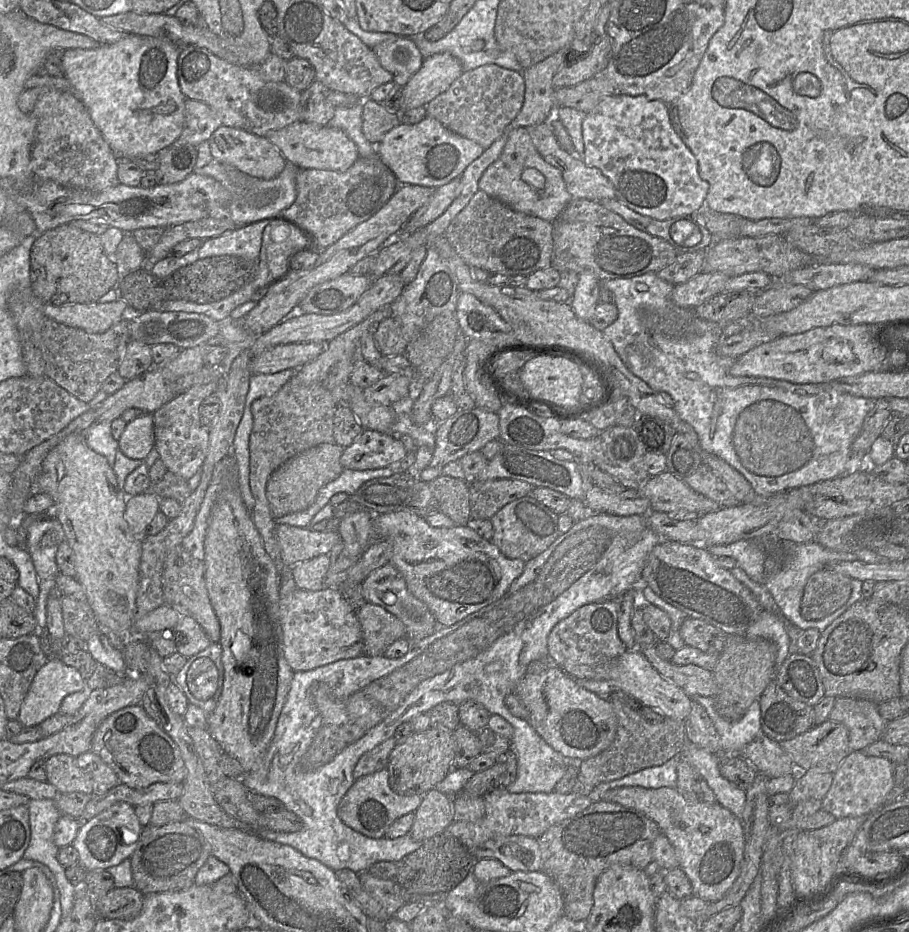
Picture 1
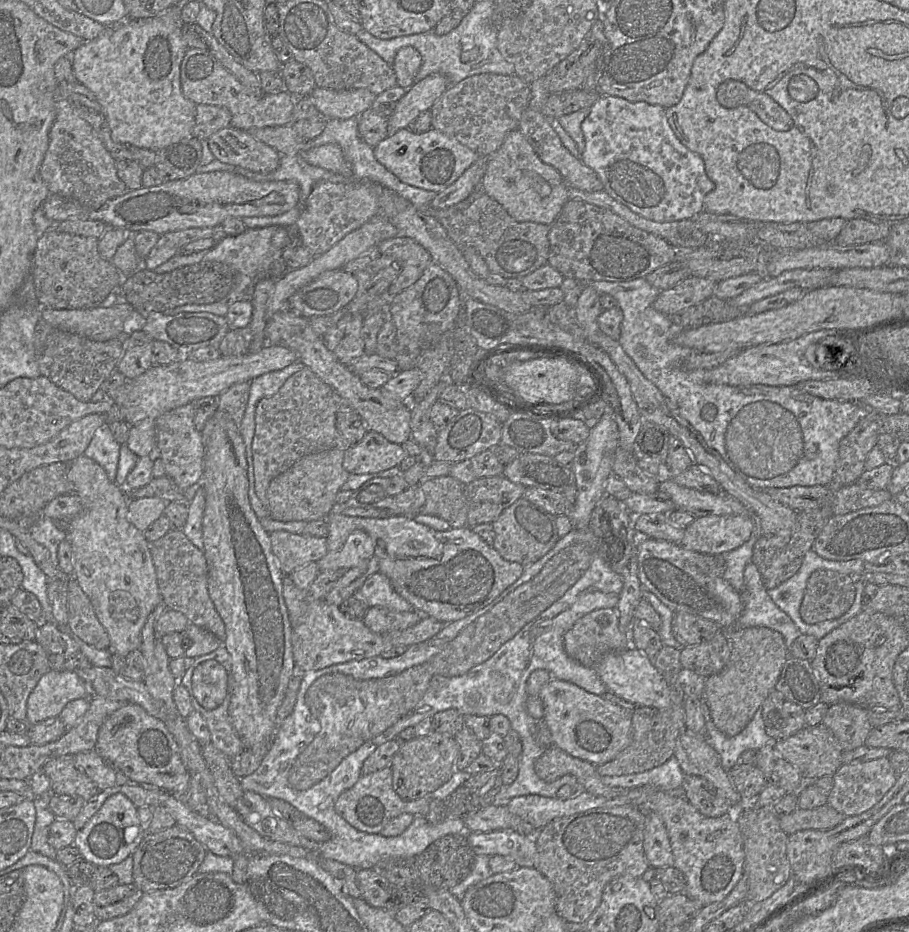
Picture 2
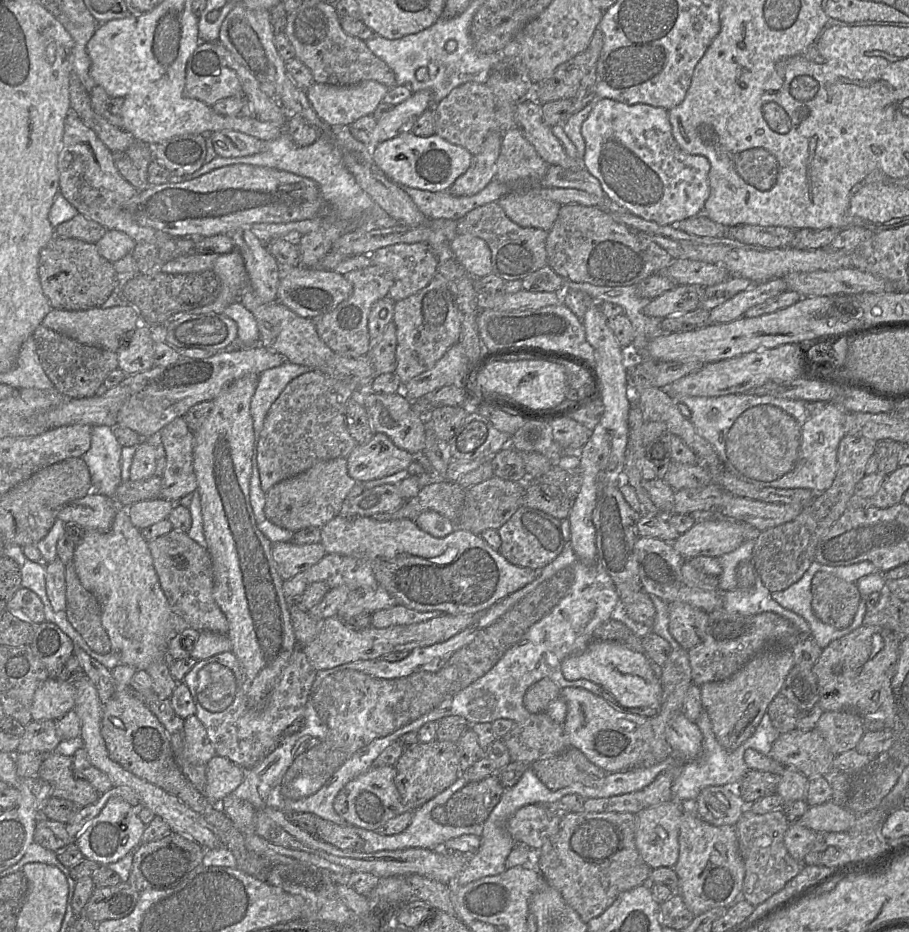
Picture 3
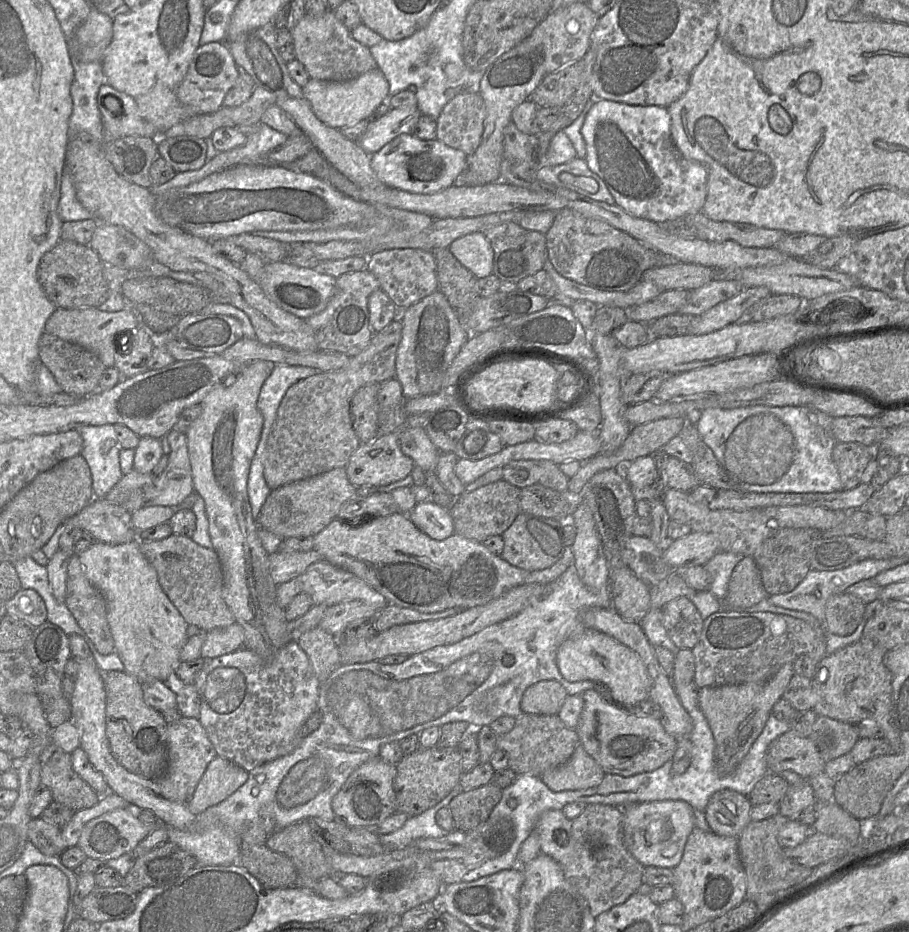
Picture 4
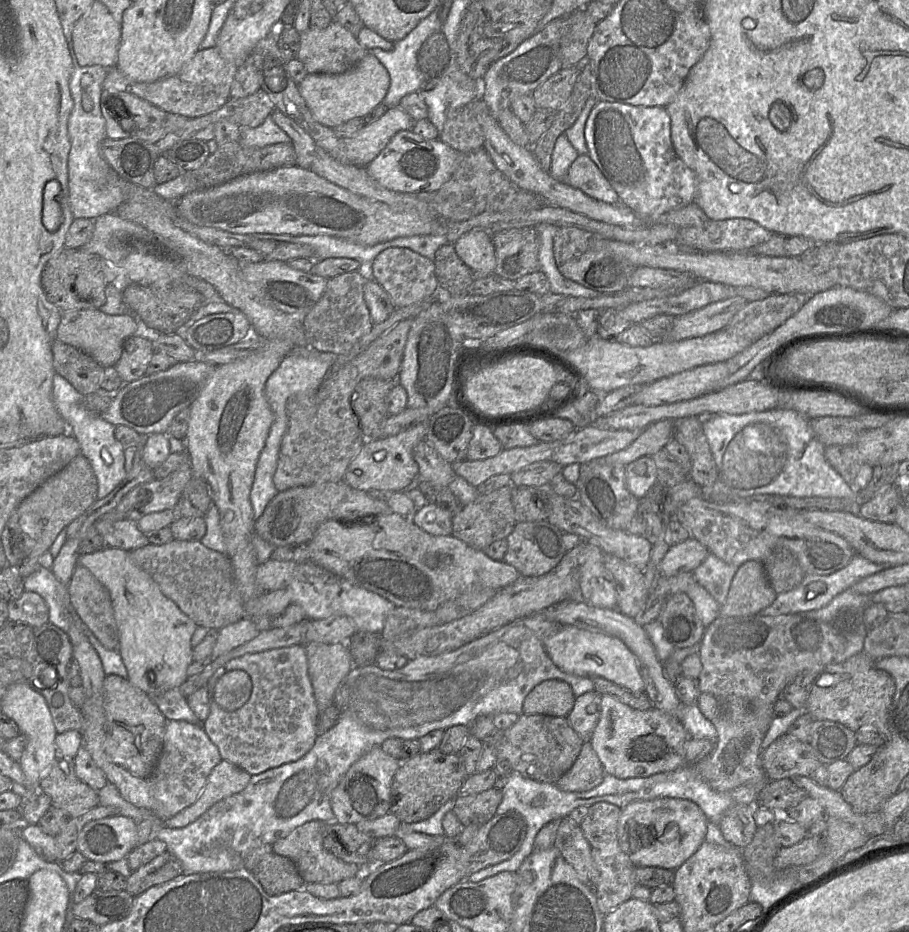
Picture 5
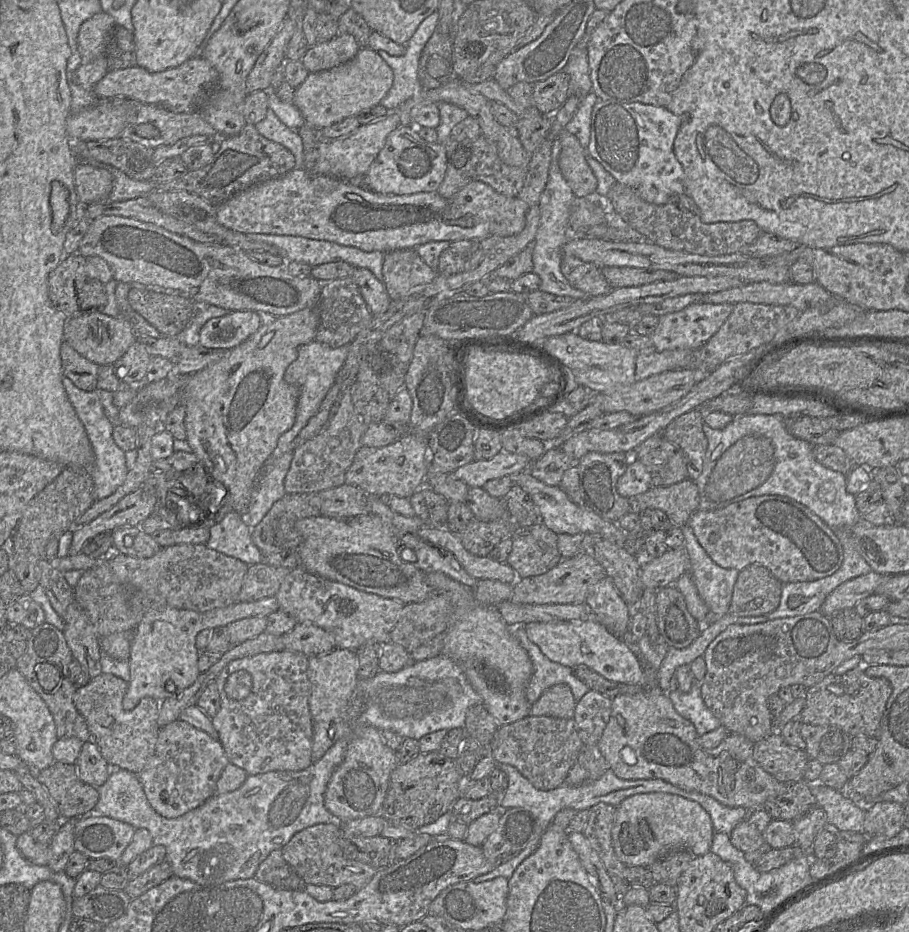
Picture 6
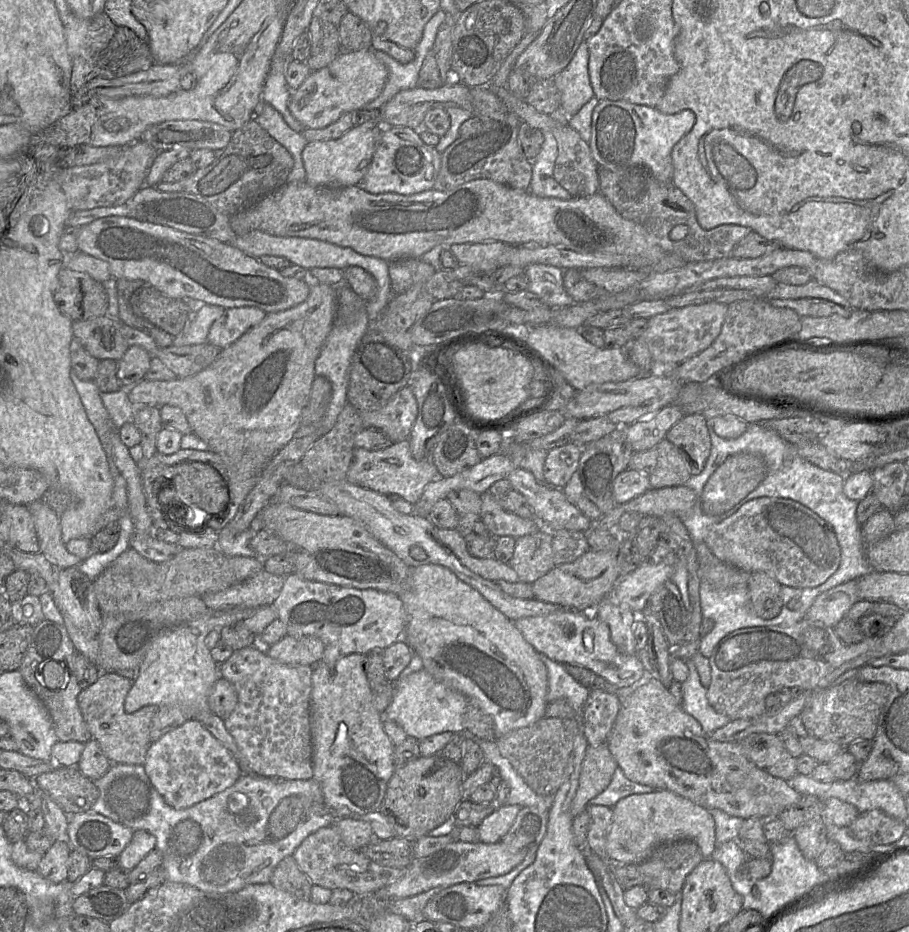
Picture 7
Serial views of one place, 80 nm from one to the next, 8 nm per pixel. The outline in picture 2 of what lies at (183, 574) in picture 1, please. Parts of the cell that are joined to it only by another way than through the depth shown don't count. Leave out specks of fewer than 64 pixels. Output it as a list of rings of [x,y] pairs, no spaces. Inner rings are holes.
[[[175,528],[150,543],[150,551],[162,596],[162,605],[181,612],[190,623],[209,631],[223,642],[225,625],[208,593],[208,569],[204,551],[199,550],[181,529]]]

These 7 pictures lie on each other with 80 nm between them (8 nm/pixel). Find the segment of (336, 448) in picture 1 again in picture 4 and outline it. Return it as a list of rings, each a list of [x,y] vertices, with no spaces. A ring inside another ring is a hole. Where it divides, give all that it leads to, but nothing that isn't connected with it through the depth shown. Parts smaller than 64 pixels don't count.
[[[343,467],[283,485],[270,492],[260,510],[257,525],[282,539],[314,537],[337,518],[340,507],[355,497],[356,488]]]

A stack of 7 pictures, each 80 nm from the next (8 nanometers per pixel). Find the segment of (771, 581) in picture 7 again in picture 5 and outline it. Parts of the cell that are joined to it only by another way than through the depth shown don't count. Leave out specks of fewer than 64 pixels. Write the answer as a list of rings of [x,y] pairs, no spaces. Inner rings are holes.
[[[750,560],[738,567],[727,600],[721,606],[724,617],[747,617],[757,615],[769,607],[777,593],[771,586],[762,562]]]

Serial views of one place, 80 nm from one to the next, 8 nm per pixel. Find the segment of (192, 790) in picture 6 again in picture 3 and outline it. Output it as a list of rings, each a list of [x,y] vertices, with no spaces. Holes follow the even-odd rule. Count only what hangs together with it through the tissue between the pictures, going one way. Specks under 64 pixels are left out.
[[[196,714],[184,719],[182,757],[191,763],[207,764],[216,756],[208,733]]]

